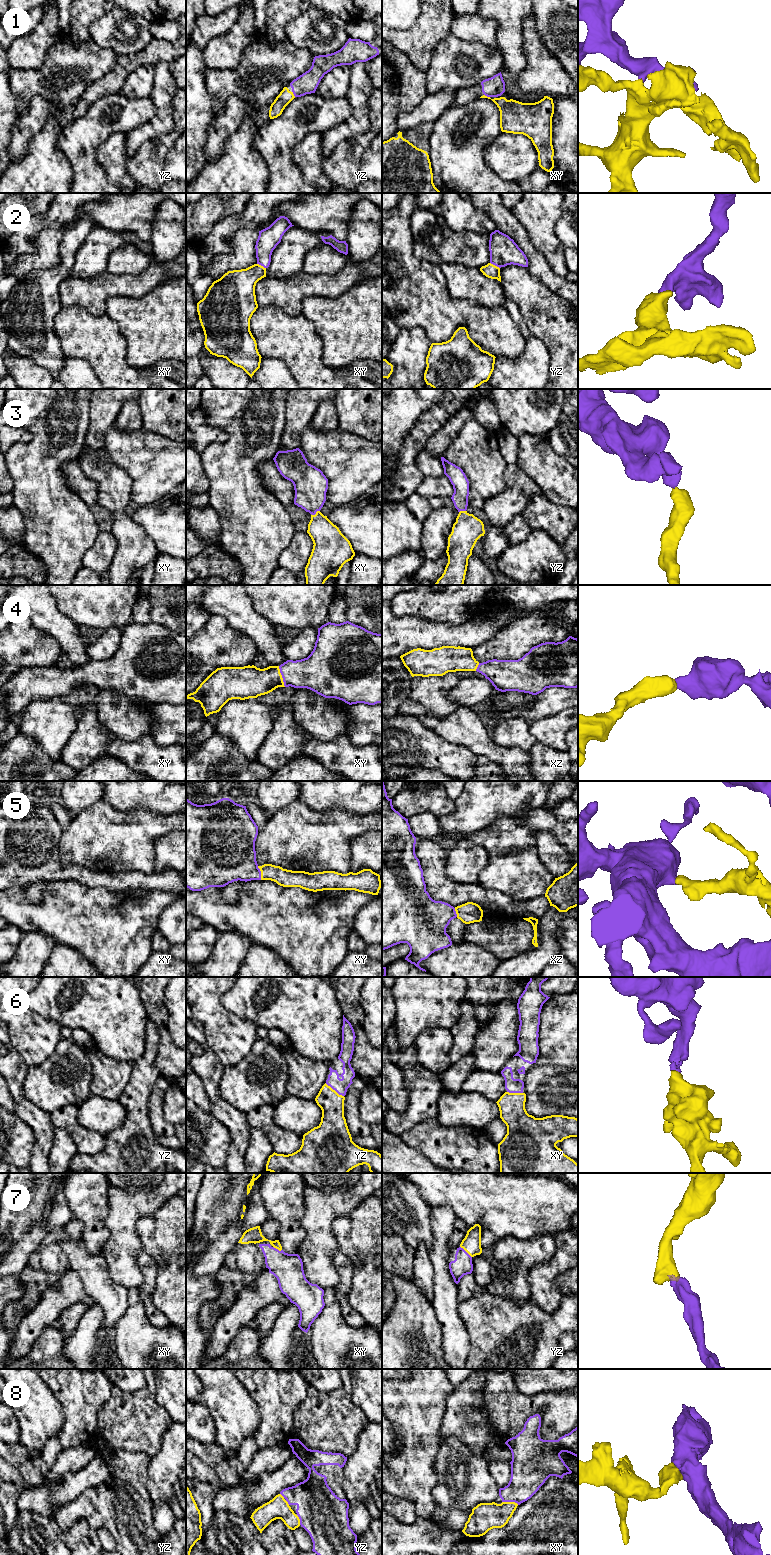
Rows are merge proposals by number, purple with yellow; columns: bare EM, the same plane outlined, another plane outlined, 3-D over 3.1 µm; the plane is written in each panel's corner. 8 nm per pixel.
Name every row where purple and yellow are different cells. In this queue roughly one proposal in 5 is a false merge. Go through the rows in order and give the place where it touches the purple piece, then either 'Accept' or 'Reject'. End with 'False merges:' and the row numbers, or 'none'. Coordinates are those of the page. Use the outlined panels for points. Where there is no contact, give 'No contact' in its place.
1: Touches purple at xy (487, 96). Accept
2: Touches purple at yz (495, 265). Accept
3: Touches purple at xy (315, 513). Accept
4: Touches purple at xy (282, 676). Accept
5: Touches purple at xy (260, 873). Accept
6: Touches purple at yz (334, 1089). Accept
7: Touches purple at yz (466, 1252). Accept
8: Touches purple at xy (510, 1501). Accept
False merges: none

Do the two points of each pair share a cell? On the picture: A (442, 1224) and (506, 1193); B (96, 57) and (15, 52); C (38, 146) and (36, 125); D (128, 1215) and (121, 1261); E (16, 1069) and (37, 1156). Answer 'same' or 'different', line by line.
A: different
B: different
C: different
D: same
E: same

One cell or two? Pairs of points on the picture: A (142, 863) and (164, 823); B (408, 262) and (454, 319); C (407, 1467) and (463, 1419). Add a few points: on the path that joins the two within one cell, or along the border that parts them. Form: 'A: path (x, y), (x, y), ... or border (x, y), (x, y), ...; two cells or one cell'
A: path (142, 853), (142, 843), (154, 831); one cell
B: path (411, 276), (440, 305); one cell
C: border (445, 1411), (439, 1434); two cells

